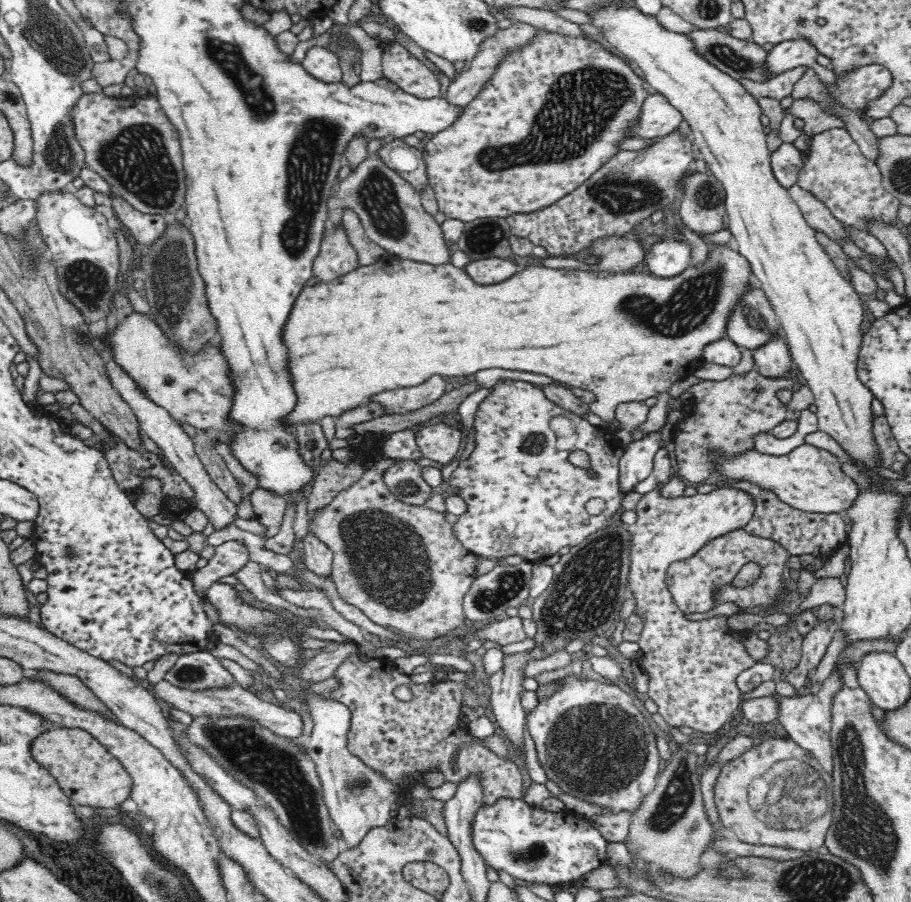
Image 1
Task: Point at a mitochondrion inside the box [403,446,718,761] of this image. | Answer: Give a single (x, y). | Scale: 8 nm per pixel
(586, 595)

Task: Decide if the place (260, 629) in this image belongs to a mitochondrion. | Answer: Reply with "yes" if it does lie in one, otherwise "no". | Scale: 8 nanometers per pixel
no

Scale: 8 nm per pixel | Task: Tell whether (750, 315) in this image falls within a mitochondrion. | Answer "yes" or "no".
yes

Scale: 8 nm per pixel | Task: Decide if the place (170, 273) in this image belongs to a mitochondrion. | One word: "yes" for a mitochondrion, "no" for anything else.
yes

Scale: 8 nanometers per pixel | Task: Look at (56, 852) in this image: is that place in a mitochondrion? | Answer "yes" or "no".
no

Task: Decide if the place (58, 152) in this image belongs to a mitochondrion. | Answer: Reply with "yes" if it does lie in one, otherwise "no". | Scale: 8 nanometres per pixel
yes

